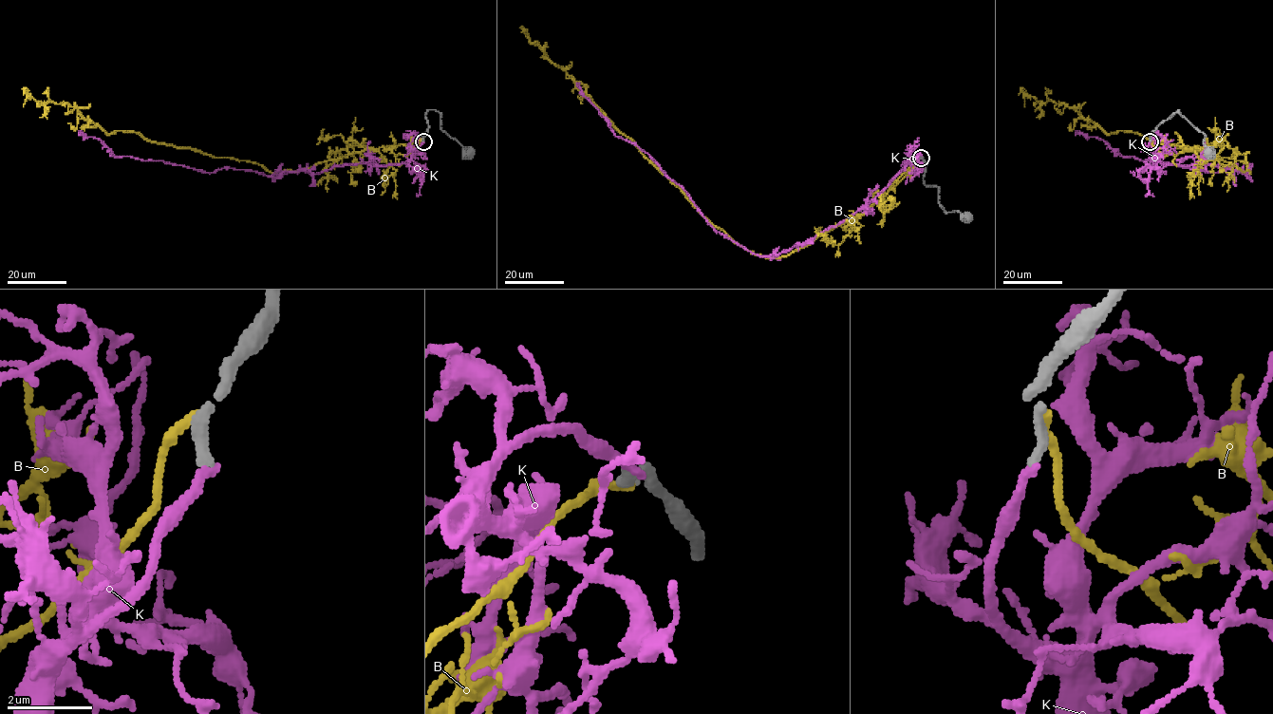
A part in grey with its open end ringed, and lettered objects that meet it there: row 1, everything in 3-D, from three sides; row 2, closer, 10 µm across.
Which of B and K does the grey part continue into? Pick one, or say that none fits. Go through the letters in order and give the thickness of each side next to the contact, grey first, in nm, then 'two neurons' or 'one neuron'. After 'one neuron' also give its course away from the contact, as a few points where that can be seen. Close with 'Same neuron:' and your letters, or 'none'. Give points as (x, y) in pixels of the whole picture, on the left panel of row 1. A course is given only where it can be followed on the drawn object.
B: calibres 320 and 240 nm; two neurons
K: calibres 280 and 240 nm; one neuron; course (422, 141), (401, 162), (271, 176), (114, 156), (79, 131)
Same neuron: K

